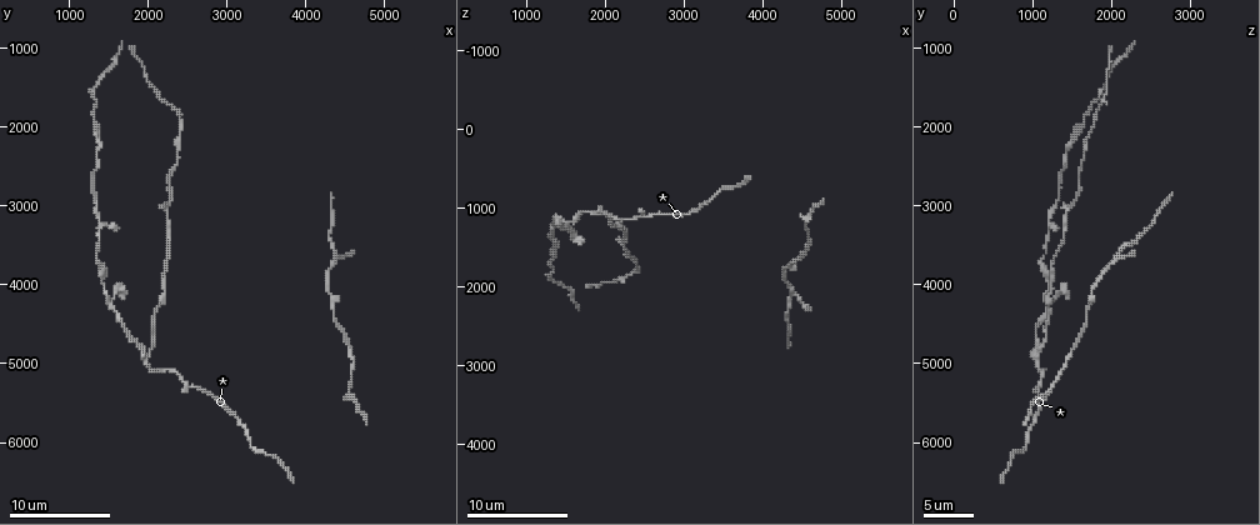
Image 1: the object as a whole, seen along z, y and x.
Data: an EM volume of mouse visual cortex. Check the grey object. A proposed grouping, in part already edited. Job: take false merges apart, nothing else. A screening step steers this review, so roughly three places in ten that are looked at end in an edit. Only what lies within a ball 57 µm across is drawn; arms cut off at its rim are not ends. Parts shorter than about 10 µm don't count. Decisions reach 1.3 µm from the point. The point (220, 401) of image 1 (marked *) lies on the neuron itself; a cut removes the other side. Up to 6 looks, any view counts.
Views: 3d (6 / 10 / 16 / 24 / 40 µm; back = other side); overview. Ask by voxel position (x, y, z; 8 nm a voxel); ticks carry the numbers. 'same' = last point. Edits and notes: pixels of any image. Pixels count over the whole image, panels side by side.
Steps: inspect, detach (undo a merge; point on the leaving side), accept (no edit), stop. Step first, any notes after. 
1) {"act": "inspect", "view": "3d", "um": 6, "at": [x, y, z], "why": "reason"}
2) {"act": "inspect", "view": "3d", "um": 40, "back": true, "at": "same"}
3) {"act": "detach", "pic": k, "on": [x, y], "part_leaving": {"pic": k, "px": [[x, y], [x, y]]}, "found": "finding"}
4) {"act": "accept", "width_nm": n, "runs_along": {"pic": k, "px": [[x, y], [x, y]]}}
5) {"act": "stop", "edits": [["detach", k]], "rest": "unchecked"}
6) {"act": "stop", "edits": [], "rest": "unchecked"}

{"act": "inspect", "view": "3d", "um": 6, "at": [1550, 4250, 1200], "why": "three-way junction"}

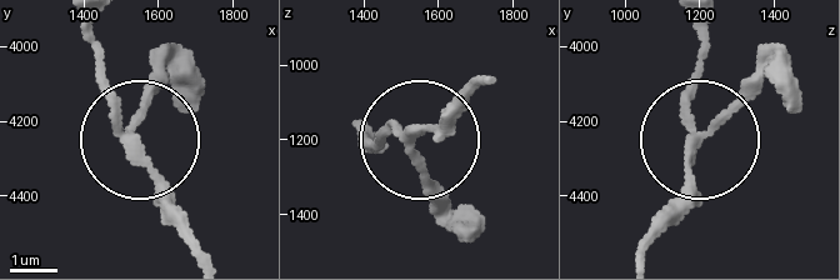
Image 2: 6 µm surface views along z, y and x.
{"act": "accept", "arms": 3, "found": "one neuron here"}

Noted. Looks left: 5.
{"act": "inspect", "view": "3d", "um": 6, "at": [1950, 4900, 1100]}

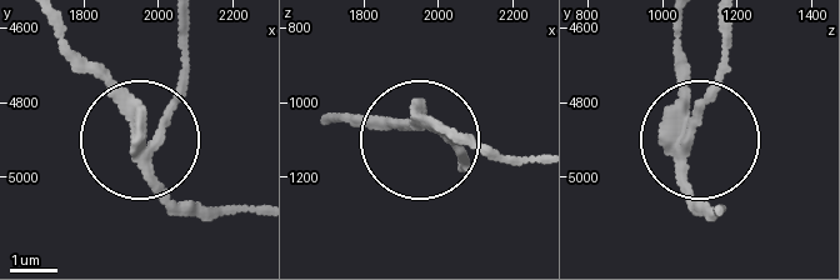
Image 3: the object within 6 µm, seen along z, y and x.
{"act": "inspect", "view": "3d", "um": 6, "back": true, "at": [1970, 4890, 1060]}

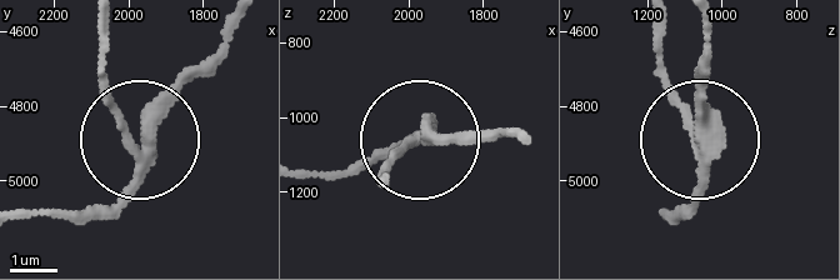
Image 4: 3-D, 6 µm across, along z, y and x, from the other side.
{"act": "detach", "pic": 4, "on": [106, 99], "width_nm": 280, "part_leaving": {"pic": 4, "px": [[134, 158], [98, 65], [98, 30]]}, "found": "two neurons meet here"}

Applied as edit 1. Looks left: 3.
{"act": "inspect", "view": "3d", "um": 10, "at": [1350, 2350, 1450], "why": "sudden change in width"}

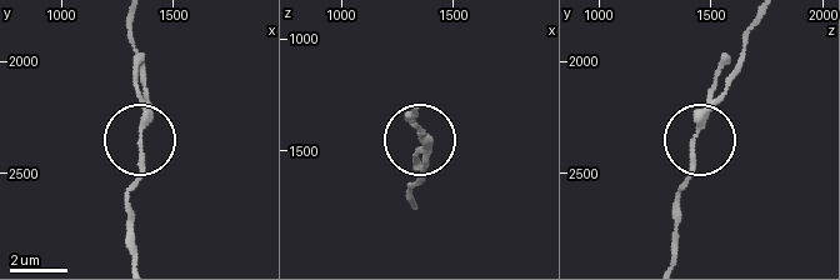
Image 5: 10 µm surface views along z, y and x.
{"act": "accept", "runs_along": {"pic": 5, "px": [[674, 255], [674, 213], [695, 126], [724, 79]]}, "found": "one neuron here"}

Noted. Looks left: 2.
{"act": "stop", "edits": [["detach", 4]], "rest": "unchecked"}

